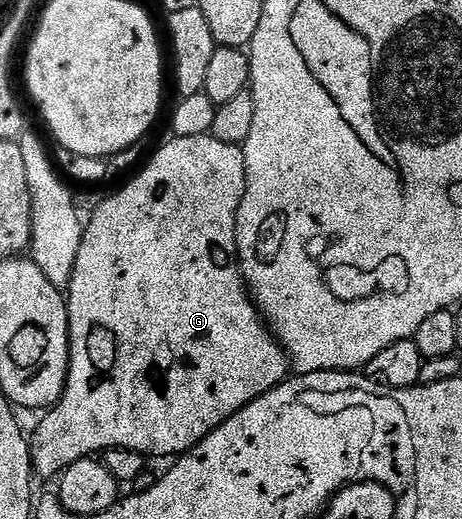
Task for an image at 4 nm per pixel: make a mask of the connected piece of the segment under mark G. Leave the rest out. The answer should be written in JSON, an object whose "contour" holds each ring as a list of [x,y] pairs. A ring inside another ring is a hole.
{"contour":[[[211,134],[208,136],[196,136],[195,138],[169,138],[169,141],[150,158],[149,165],[147,165],[126,188],[121,188],[114,196],[107,197],[106,200],[94,210],[93,217],[91,217],[90,220],[88,217],[87,223],[84,225],[85,233],[81,239],[81,245],[79,246],[79,258],[75,258],[75,270],[73,271],[73,277],[67,289],[70,342],[69,376],[66,378],[65,391],[61,396],[61,400],[40,417],[42,420],[38,422],[37,429],[31,432],[31,439],[29,440],[29,453],[33,459],[33,470],[38,477],[60,477],[61,473],[71,467],[75,462],[92,457],[94,454],[103,454],[109,448],[135,450],[146,458],[152,458],[152,456],[169,456],[168,458],[176,458],[188,452],[190,448],[195,447],[203,438],[207,438],[207,434],[211,434],[227,418],[231,418],[236,412],[243,410],[243,406],[247,406],[255,398],[267,394],[290,375],[291,361],[289,355],[287,355],[284,348],[282,348],[281,343],[275,339],[273,333],[267,330],[267,325],[261,313],[258,312],[256,304],[253,303],[249,295],[248,287],[244,278],[241,276],[241,269],[237,263],[237,211],[243,202],[244,193],[245,154],[238,145],[219,142],[219,138],[215,138]]]}

